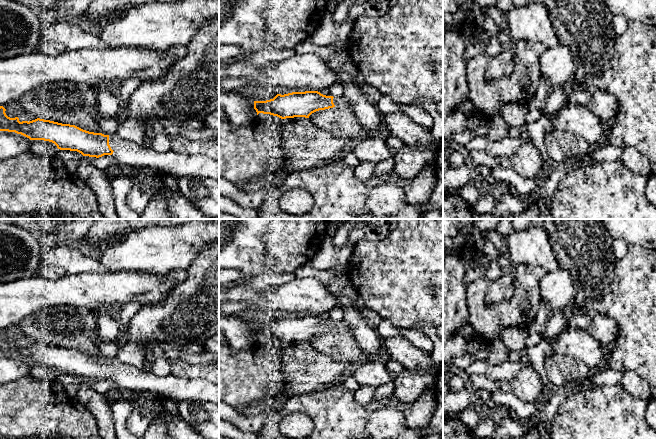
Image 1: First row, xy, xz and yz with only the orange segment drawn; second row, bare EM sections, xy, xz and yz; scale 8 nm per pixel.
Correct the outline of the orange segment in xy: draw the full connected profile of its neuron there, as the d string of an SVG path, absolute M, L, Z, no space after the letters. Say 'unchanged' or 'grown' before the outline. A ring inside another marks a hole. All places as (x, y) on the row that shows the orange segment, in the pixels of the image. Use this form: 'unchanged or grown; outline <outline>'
grown; outline M0 106L0 131L15 132L30 140L44 140L54 143L60 150L77 151L83 156L102 157L112 155L115 157L116 166L123 167L133 176L135 168L162 171L174 176L188 176L197 178L212 178L219 181L219 162L204 155L188 155L176 153L172 150L157 152L149 144L138 145L135 142L124 140L113 135L104 135L83 130L75 125L62 124L50 120L37 118L32 121L19 121L18 117L10 118L5 113L6 109Z

